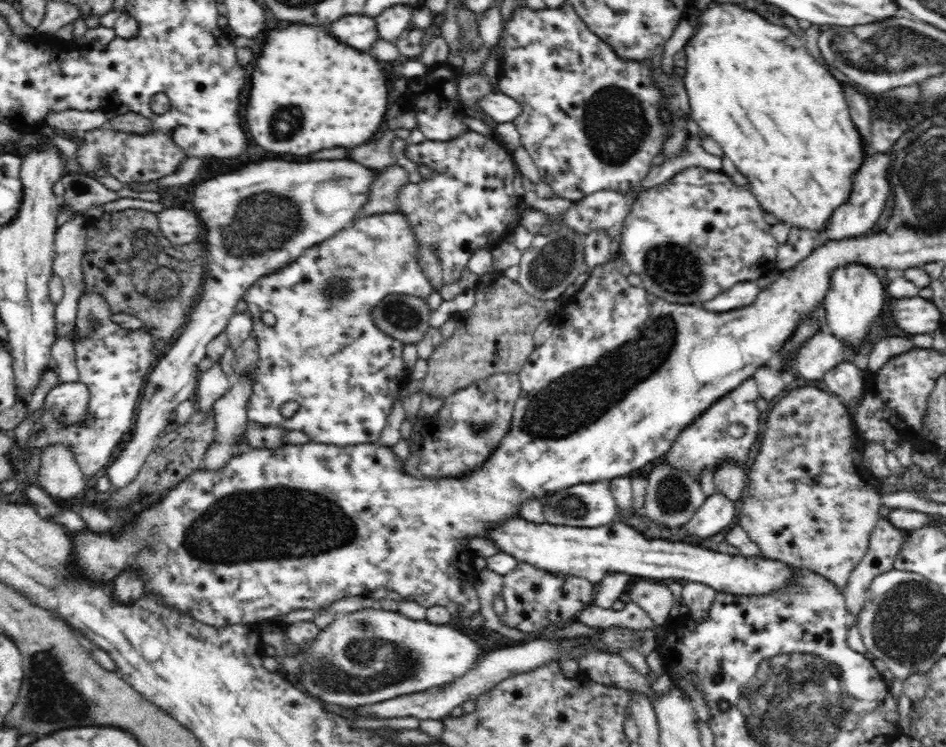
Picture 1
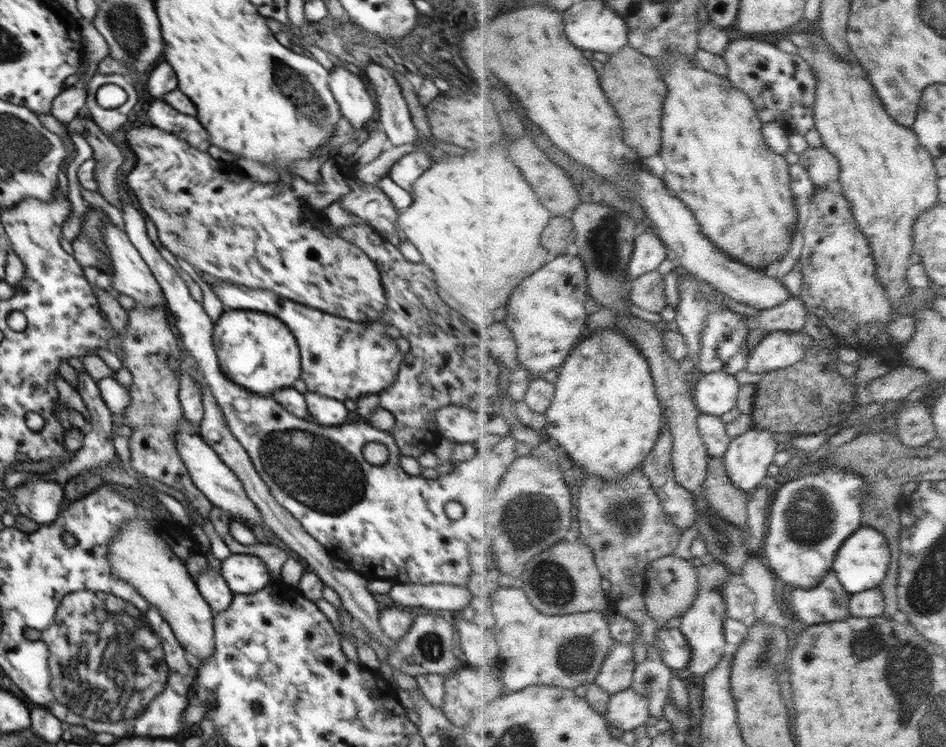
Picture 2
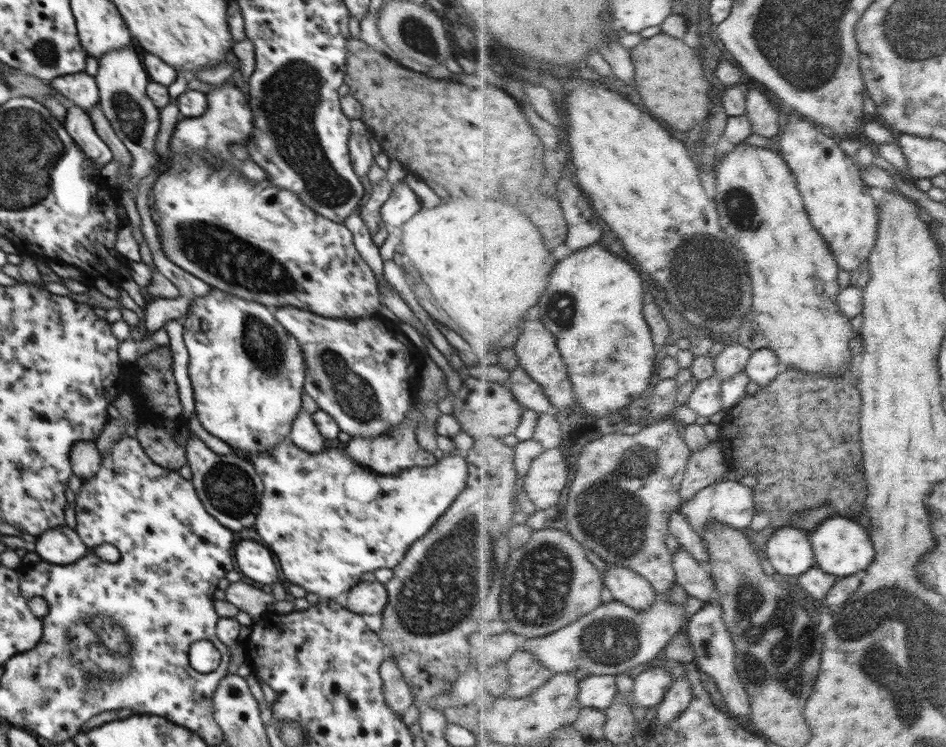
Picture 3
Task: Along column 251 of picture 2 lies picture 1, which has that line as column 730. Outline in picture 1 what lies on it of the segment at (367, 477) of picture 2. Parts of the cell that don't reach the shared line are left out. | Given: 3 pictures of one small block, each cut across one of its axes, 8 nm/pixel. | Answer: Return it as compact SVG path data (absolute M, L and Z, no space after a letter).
M753 377L747 378L740 386L725 395L682 430L670 450L662 458L663 462L686 470L686 473L690 473L694 479L698 480L702 469L712 473L722 461L732 459L743 467L752 444L760 438L758 432L760 432L762 413L756 407L756 401L760 398L757 382Z

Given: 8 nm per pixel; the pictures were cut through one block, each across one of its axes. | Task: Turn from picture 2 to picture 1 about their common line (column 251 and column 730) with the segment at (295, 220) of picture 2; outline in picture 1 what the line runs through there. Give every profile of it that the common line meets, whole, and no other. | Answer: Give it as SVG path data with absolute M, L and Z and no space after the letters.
M688 167L672 175L670 180L658 186L653 186L639 195L634 204L632 204L632 208L624 220L619 250L620 255L624 257L625 263L629 264L630 268L632 268L632 273L638 275L640 279L642 279L642 288L645 289L647 293L654 294L655 297L662 298L666 302L696 304L696 302L706 302L706 300L714 298L716 294L722 294L722 292L730 290L732 286L738 283L746 281L756 282L759 278L764 276L766 270L772 266L772 263L775 263L777 250L781 245L775 241L770 230L772 230L772 226L766 223L764 211L756 195L750 191L748 186L736 185L722 170L713 171L702 167Z

